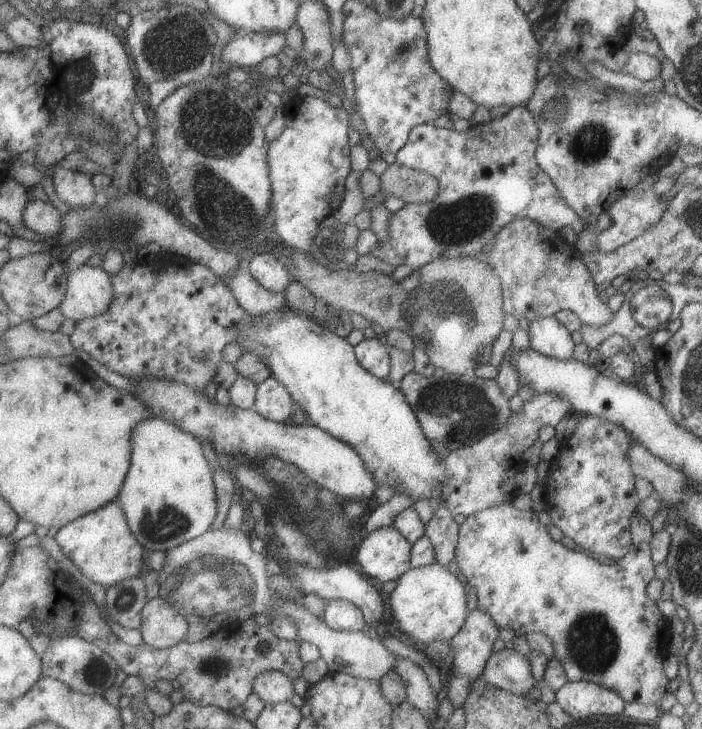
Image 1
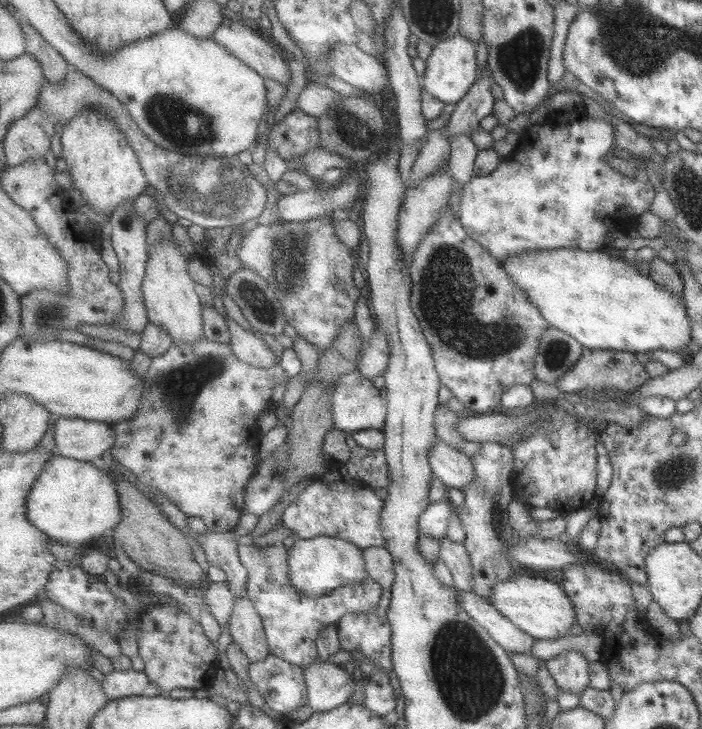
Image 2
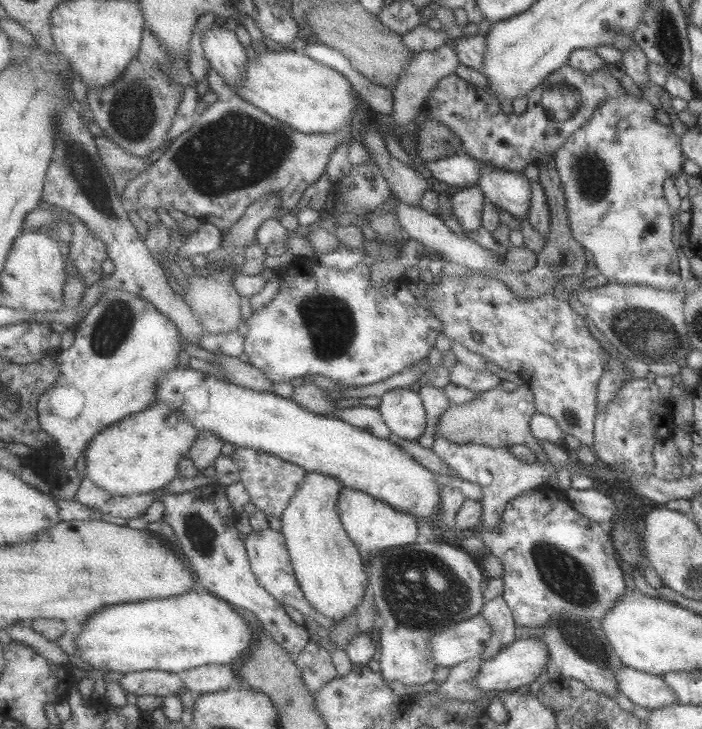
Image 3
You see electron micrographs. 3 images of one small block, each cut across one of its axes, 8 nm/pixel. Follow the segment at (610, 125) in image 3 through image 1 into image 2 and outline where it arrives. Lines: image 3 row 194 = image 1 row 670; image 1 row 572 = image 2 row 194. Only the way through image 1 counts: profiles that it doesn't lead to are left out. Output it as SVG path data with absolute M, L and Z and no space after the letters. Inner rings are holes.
M598 101L599 105L608 113L608 119L594 117L593 113L589 112L583 118L573 118L569 120L567 118L566 111L554 111L538 121L537 124L533 125L533 128L529 130L529 138L533 140L533 150L525 150L525 144L523 144L523 150L527 156L527 160L519 158L517 156L517 162L519 164L525 164L525 166L509 166L509 162L505 160L499 165L499 168L492 172L491 174L477 176L475 175L468 183L465 183L462 186L463 192L461 197L461 205L459 206L459 218L462 224L465 226L467 233L474 238L476 242L482 244L483 247L487 248L491 252L491 255L495 259L500 261L503 264L503 261L511 259L512 257L517 257L523 253L550 250L550 249L580 249L585 251L598 251L605 248L604 240L607 233L613 233L614 231L619 231L623 229L628 231L632 228L635 228L636 220L641 215L641 213L648 210L649 205L651 204L651 199L653 198L653 186L649 183L645 171L638 167L636 168L635 175L625 175L621 172L616 172L611 169L609 162L607 162L607 152L609 152L613 147L613 129L614 126L611 125L611 116L617 115L617 113L611 109L607 102ZM619 208L626 208L627 214L621 214Z

